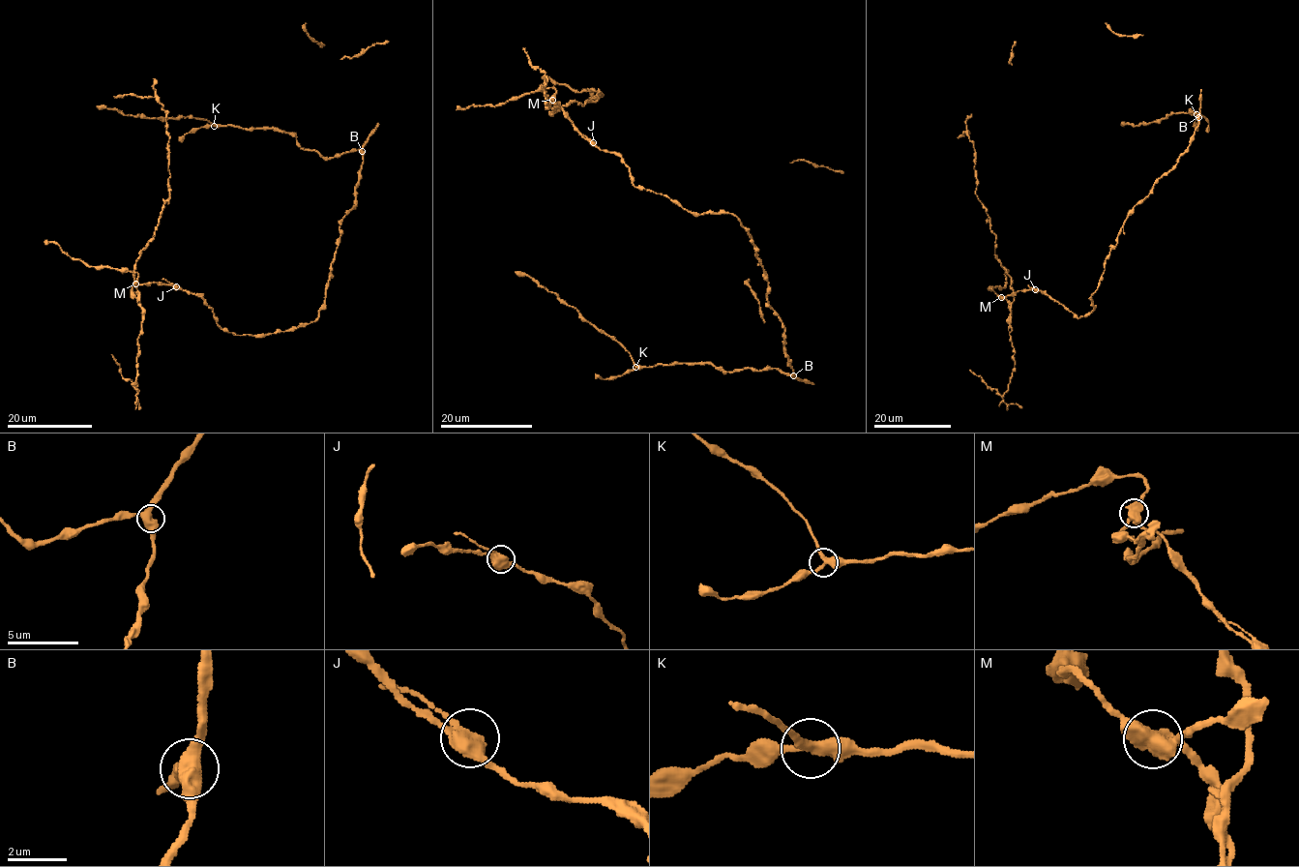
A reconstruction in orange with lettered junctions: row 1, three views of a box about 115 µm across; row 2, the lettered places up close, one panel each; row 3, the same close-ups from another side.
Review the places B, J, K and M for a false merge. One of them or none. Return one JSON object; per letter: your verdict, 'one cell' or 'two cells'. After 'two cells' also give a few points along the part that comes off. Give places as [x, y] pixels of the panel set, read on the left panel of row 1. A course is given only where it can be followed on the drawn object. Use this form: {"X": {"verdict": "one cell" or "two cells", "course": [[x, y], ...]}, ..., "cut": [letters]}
{"B": {"verdict": "one cell"}, "J": {"verdict": "one cell"}, "K": {"verdict": "one cell"}, "M": {"verdict": "two cells", "course": [[135, 284], [134, 264], [169, 197], [169, 134], [156, 97], [113, 97]]}, "cut": ["M"]}

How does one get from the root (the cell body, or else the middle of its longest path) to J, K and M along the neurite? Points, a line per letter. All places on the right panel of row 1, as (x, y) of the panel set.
J: (1113, 247), (1106, 259), (1099, 285), (1091, 296), (1095, 308), (1086, 314), (1078, 318), (1045, 293), (1035, 289)
K: (1113, 247), (1128, 214), (1189, 145), (1197, 117), (1194, 122), (1197, 129), (1198, 118), (1190, 110), (1196, 114)
M: (1113, 247), (1091, 296), (1095, 308), (1084, 316), (1078, 318), (1034, 289), (1001, 297)

